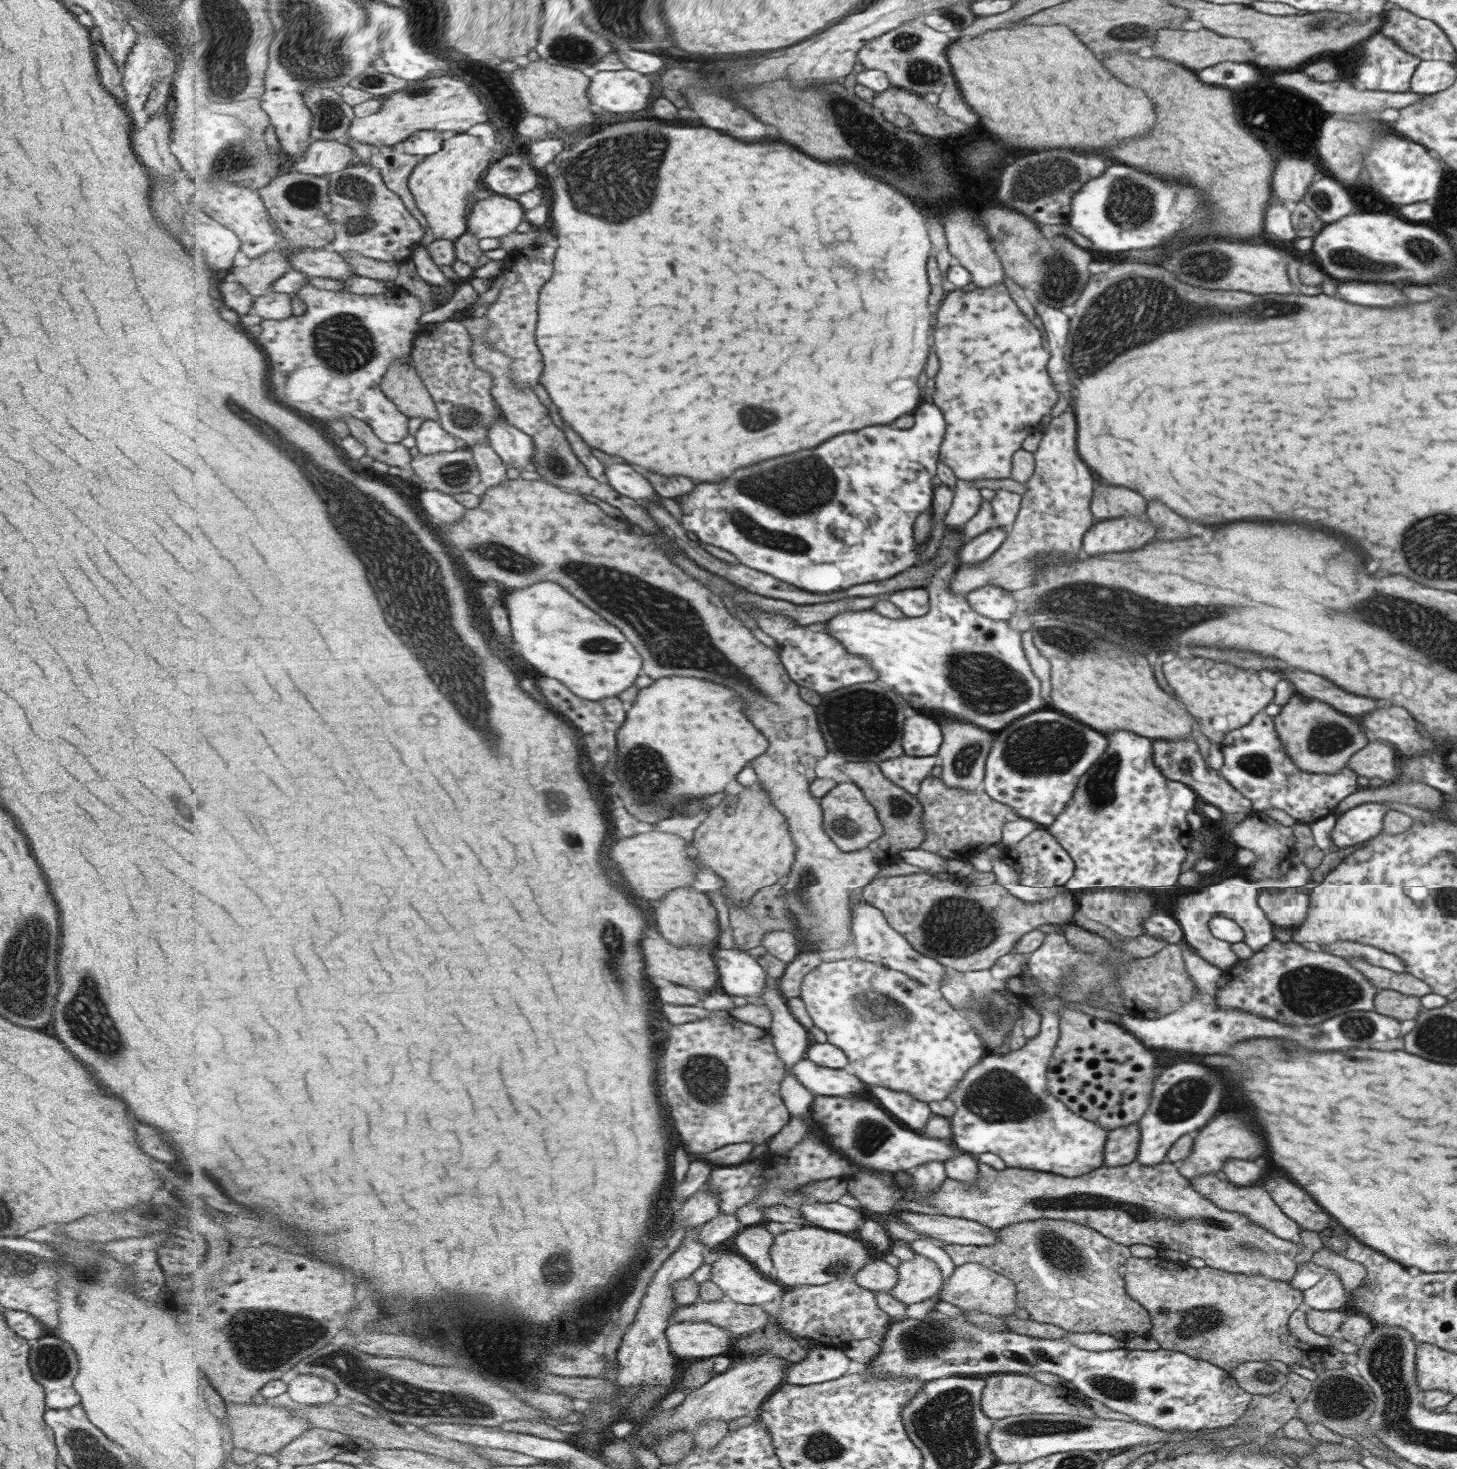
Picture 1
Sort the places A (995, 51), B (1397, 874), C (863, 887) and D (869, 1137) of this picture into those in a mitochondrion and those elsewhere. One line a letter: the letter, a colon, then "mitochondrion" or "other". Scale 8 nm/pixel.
A: other
B: other
C: other
D: mitochondrion

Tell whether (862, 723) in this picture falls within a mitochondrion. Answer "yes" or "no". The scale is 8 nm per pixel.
yes

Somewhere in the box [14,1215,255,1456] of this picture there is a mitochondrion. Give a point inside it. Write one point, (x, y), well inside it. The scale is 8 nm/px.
(51, 1361)

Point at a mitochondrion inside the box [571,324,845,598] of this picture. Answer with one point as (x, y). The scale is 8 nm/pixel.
(796, 490)

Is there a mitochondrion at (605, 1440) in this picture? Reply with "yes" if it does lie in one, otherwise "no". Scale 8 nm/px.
no

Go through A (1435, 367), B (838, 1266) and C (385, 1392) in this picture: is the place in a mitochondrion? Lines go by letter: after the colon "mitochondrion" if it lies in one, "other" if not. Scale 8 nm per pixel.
A: other
B: mitochondrion
C: mitochondrion

